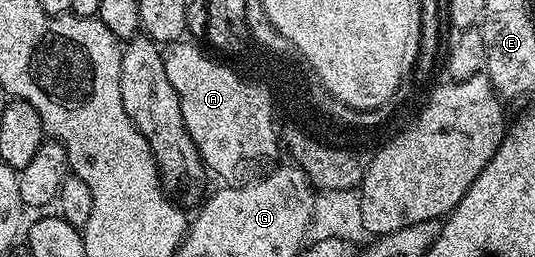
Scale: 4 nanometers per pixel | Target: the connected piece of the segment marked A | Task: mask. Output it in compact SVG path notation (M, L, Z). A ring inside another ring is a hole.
M179 40L176 42L169 43L165 47L164 53L162 55L162 60L164 62L164 72L168 72L168 81L172 84L172 88L176 88L178 93L178 99L180 100L180 112L184 112L184 124L186 125L187 132L192 136L192 140L196 144L198 149L198 154L202 157L205 169L207 171L215 170L220 177L223 178L223 183L226 184L242 184L247 180L253 179L254 174L262 165L265 164L269 158L274 158L280 154L280 133L279 127L276 125L276 102L272 97L271 91L267 89L266 86L259 84L257 81L249 82L246 78L241 78L234 70L229 70L222 62L217 62L214 58L209 58L204 51L198 46L193 46L192 43L186 42L187 40Z

